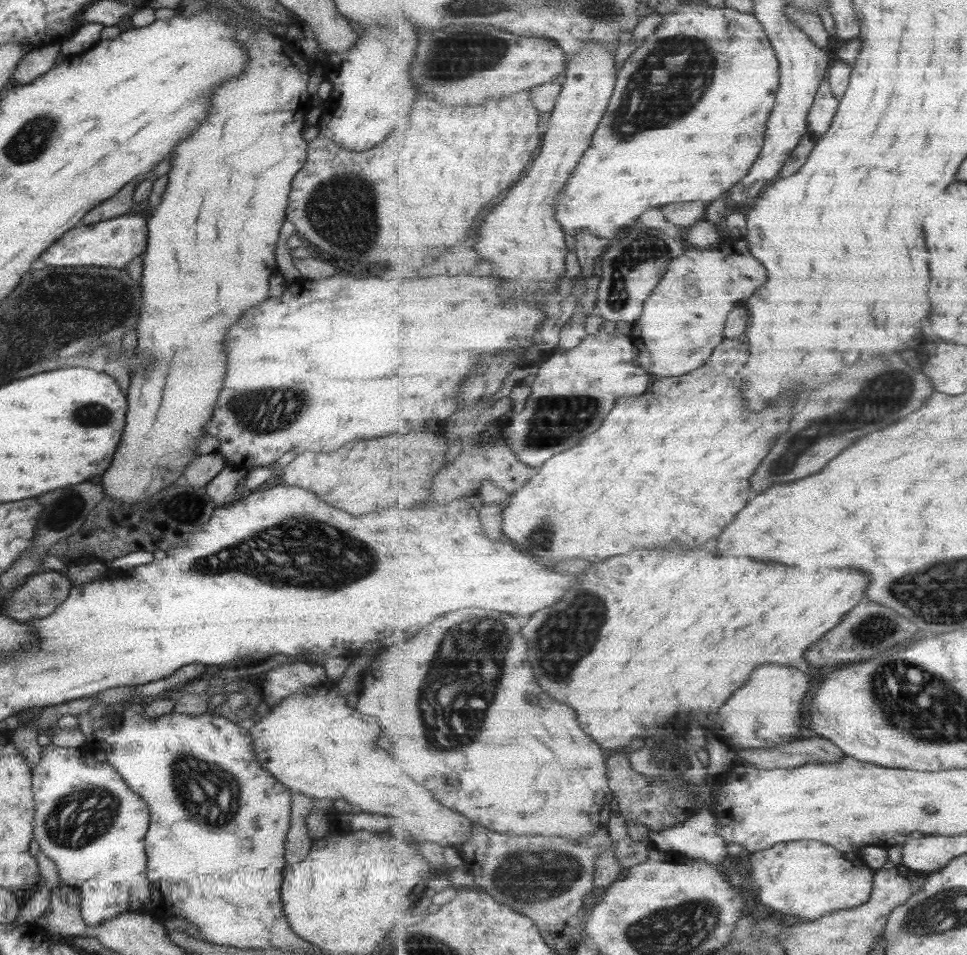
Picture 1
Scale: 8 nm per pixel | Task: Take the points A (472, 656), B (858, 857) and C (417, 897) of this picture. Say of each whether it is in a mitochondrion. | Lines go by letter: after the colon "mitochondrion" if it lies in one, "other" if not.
A: mitochondrion
B: other
C: other

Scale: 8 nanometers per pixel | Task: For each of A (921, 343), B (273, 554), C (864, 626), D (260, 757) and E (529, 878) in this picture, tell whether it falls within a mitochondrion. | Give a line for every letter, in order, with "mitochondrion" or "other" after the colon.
A: other
B: mitochondrion
C: mitochondrion
D: other
E: mitochondrion

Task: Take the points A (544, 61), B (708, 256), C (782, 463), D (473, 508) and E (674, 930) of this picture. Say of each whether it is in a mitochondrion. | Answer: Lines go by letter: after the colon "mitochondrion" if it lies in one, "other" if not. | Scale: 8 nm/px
A: other
B: other
C: mitochondrion
D: other
E: mitochondrion

